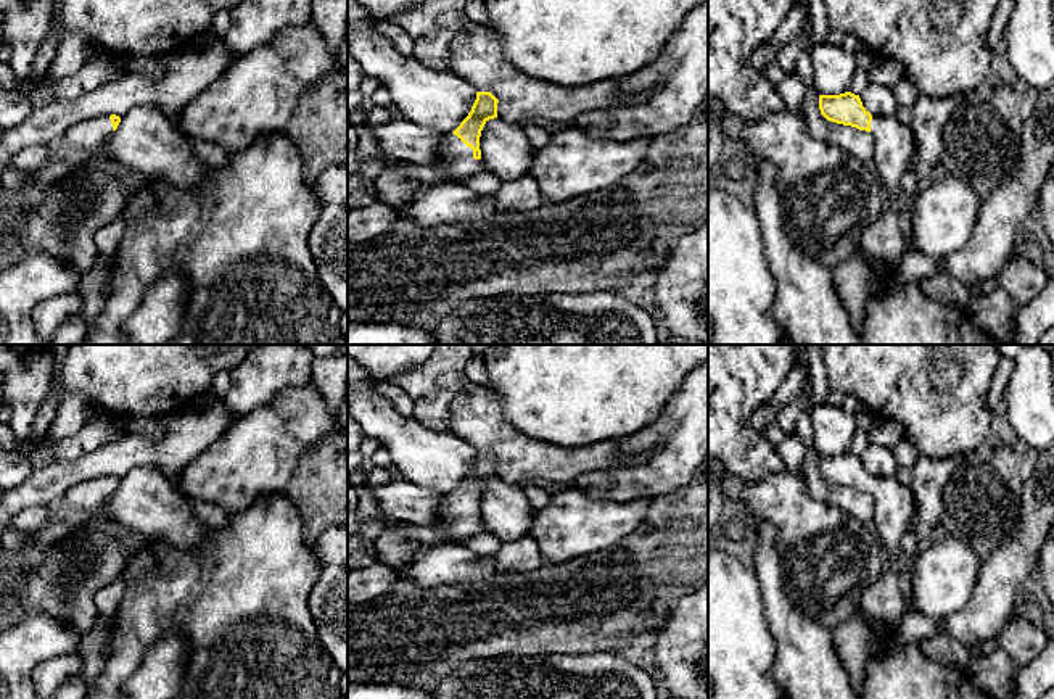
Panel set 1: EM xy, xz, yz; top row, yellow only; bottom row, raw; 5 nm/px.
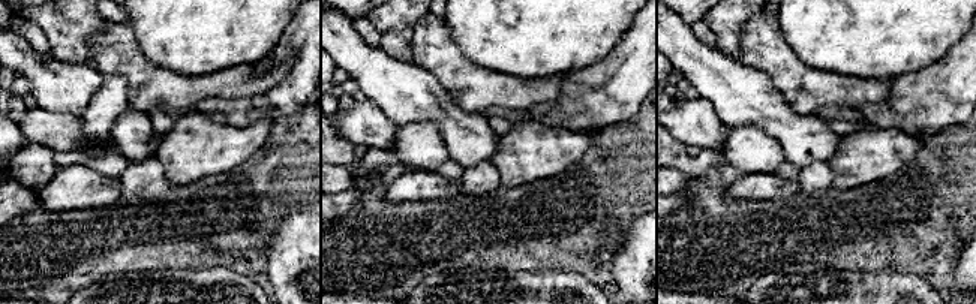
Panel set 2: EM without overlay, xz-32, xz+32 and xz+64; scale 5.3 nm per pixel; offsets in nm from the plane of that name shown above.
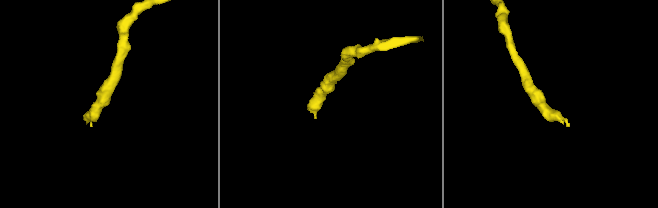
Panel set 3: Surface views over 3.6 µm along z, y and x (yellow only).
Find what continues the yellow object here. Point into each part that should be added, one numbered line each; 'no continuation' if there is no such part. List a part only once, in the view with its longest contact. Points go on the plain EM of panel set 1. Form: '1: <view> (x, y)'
1: xz (456, 521)

